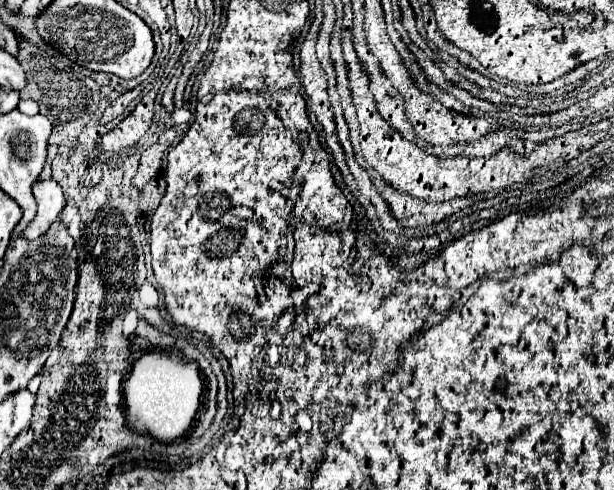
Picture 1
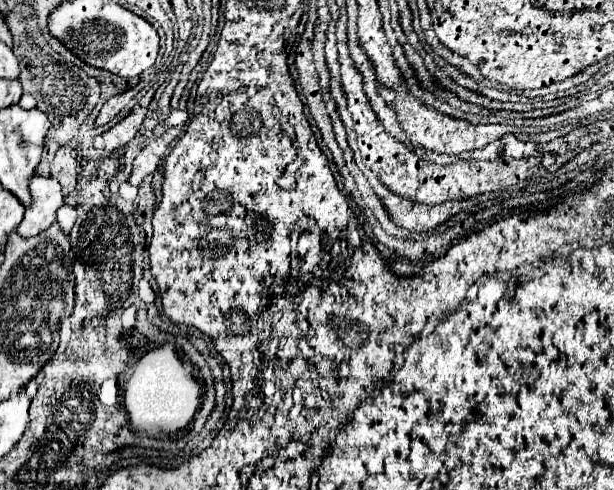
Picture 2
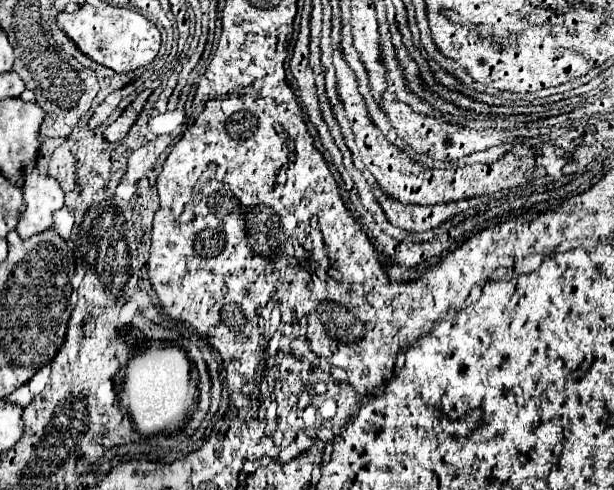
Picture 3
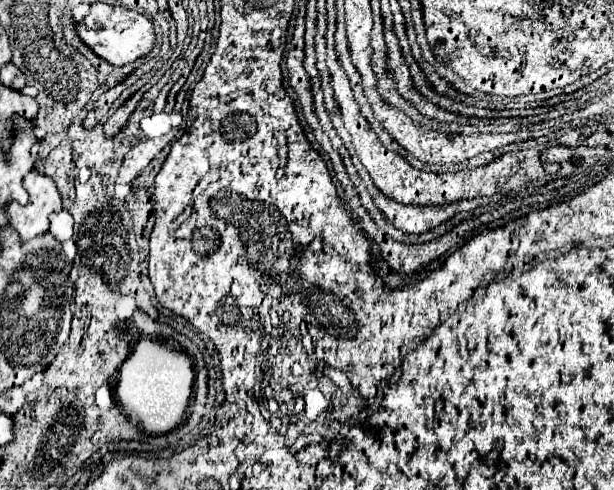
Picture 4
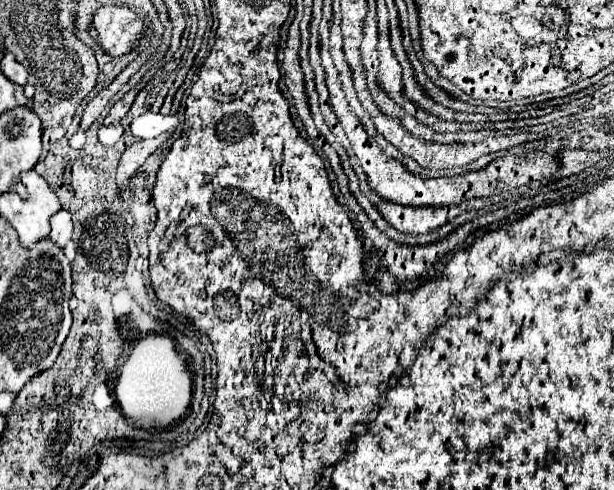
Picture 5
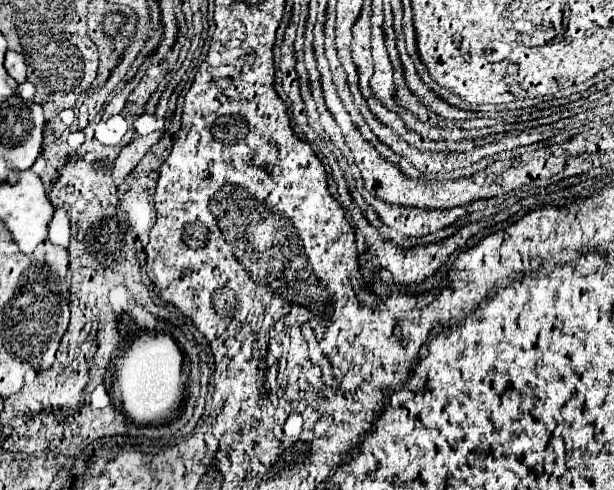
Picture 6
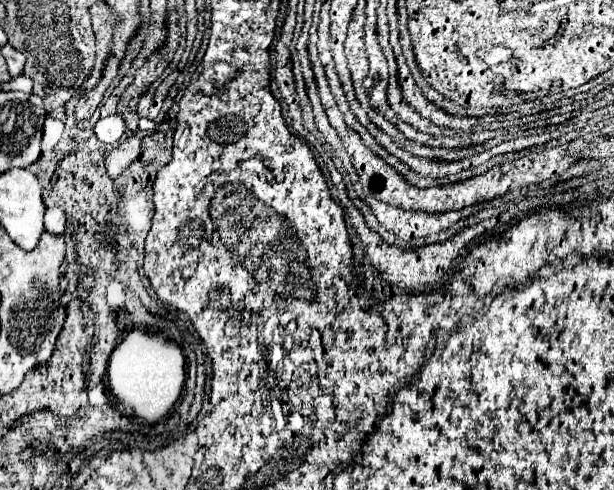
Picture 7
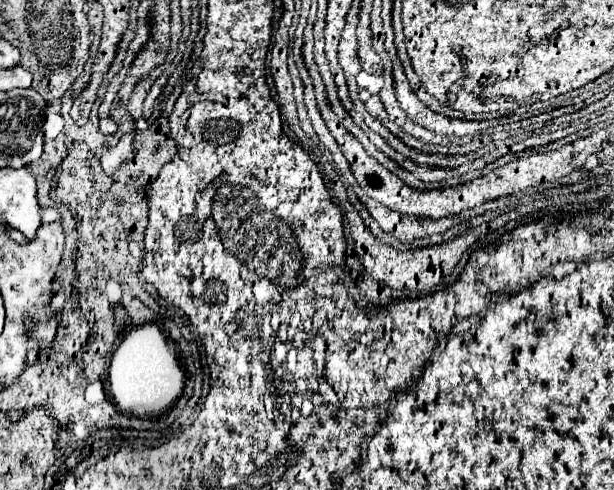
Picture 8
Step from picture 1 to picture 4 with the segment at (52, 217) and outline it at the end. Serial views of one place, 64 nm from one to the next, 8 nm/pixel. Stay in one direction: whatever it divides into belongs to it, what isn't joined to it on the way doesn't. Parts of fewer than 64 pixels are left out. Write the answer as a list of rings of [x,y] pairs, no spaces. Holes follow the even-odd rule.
[[[30,170],[24,176],[24,188],[30,194],[28,204],[20,206],[18,202],[10,202],[8,206],[4,206],[4,210],[10,216],[12,228],[18,230],[22,242],[28,242],[34,236],[48,232],[48,216],[62,210],[62,200],[52,178],[36,170]]]

